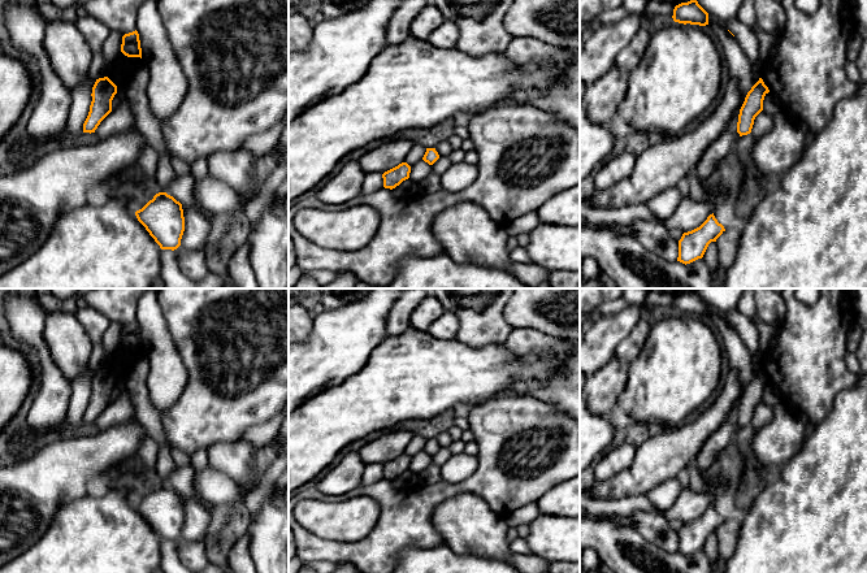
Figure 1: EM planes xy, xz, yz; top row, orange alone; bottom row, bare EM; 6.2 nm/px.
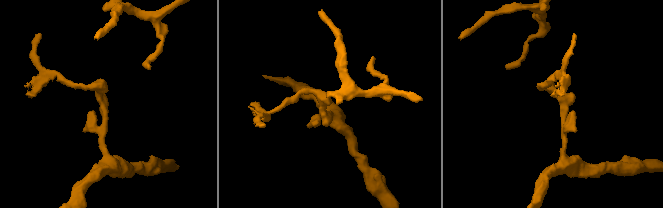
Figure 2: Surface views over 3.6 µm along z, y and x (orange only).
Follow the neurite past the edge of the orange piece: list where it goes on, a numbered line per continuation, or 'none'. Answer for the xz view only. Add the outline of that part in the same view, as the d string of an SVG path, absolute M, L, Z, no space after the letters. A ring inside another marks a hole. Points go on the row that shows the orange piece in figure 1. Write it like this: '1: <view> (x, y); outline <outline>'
none

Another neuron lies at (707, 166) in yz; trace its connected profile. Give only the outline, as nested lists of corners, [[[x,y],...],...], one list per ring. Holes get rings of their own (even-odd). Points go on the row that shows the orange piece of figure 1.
[[[740,109],[733,113],[723,134],[705,151],[694,170],[695,177],[705,186],[708,179],[714,179],[720,162],[728,156],[731,148],[734,146],[738,114]]]

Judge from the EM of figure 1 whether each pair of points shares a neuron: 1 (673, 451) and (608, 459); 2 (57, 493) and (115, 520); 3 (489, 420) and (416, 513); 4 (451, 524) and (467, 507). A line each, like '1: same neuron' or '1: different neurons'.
1: different neurons
2: different neurons
3: same neuron
4: same neuron

